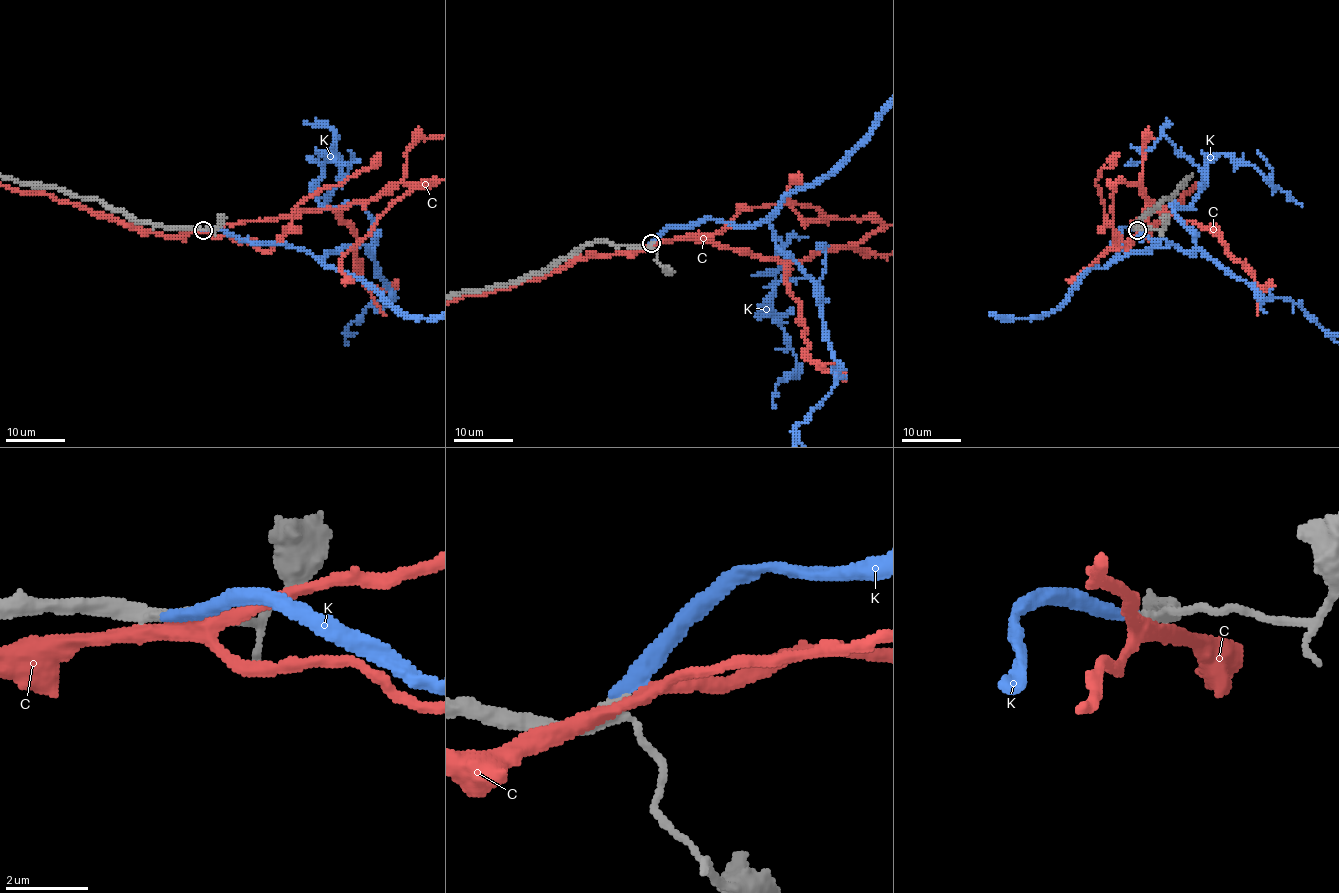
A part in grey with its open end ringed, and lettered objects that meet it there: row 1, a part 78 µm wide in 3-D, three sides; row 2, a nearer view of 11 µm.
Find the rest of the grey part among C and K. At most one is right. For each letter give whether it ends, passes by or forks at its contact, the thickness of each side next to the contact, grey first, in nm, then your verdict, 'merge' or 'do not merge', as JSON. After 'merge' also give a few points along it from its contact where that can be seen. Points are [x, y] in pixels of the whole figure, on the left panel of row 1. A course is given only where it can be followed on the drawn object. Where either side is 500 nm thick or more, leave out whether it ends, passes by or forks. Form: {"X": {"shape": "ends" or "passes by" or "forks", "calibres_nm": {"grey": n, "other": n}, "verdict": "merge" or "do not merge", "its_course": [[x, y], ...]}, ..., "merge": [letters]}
{"C": {"shape": "passes by", "calibres_nm": {"grey": 300, "other": 360}, "verdict": "do not merge"}, "K": {"shape": "ends", "calibres_nm": {"grey": 240, "other": 360}, "verdict": "merge"}, "merge": ["K"]}

